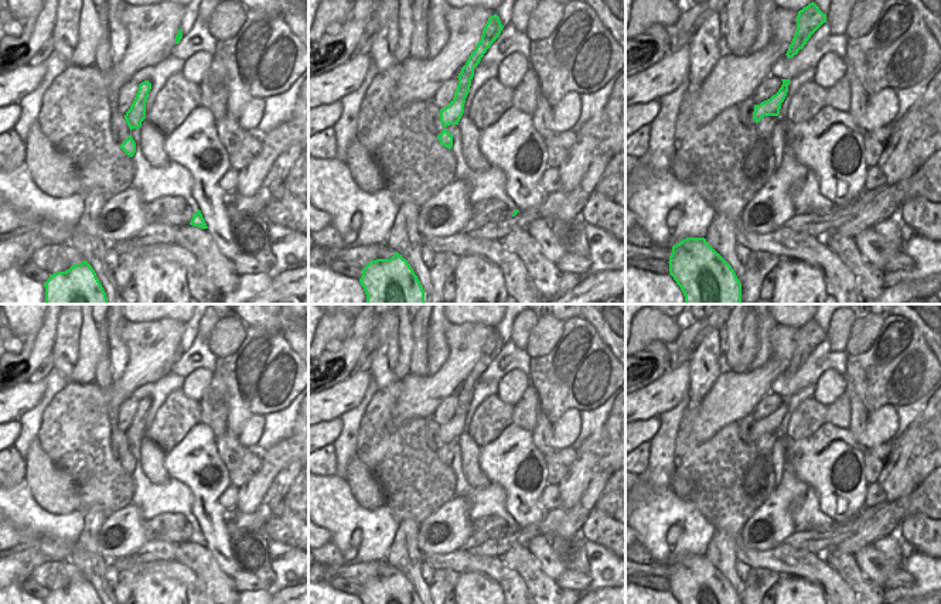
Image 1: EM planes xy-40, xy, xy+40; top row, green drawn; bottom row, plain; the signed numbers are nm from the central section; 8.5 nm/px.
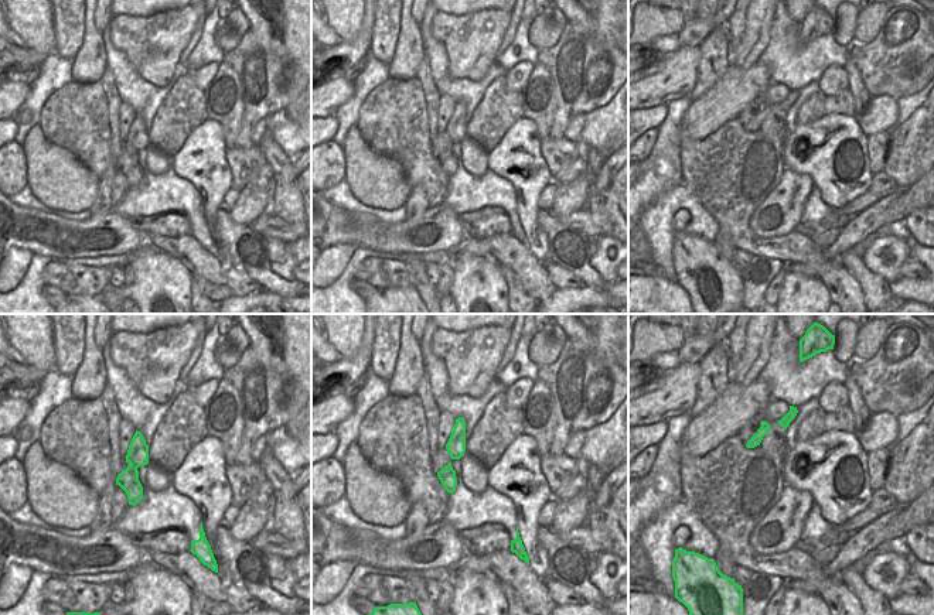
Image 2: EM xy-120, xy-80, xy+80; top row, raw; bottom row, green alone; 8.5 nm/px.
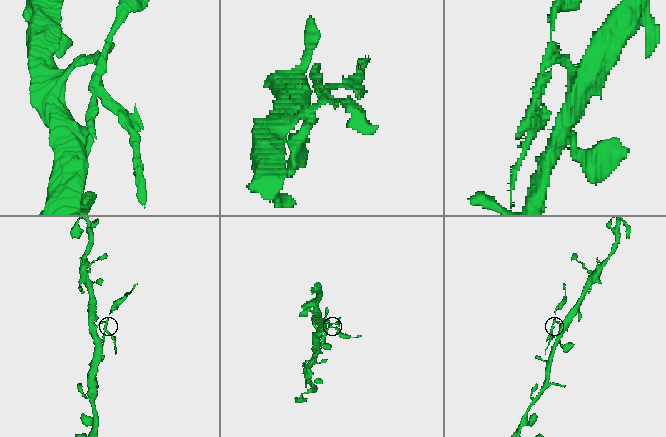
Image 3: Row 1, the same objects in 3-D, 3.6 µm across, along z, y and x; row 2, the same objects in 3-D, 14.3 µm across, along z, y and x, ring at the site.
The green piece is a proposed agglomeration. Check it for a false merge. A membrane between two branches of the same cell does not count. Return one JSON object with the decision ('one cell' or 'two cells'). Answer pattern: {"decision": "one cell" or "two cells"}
{"decision": "two cells"}

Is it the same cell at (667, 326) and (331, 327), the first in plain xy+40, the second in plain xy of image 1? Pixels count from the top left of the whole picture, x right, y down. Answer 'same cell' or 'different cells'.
same cell

